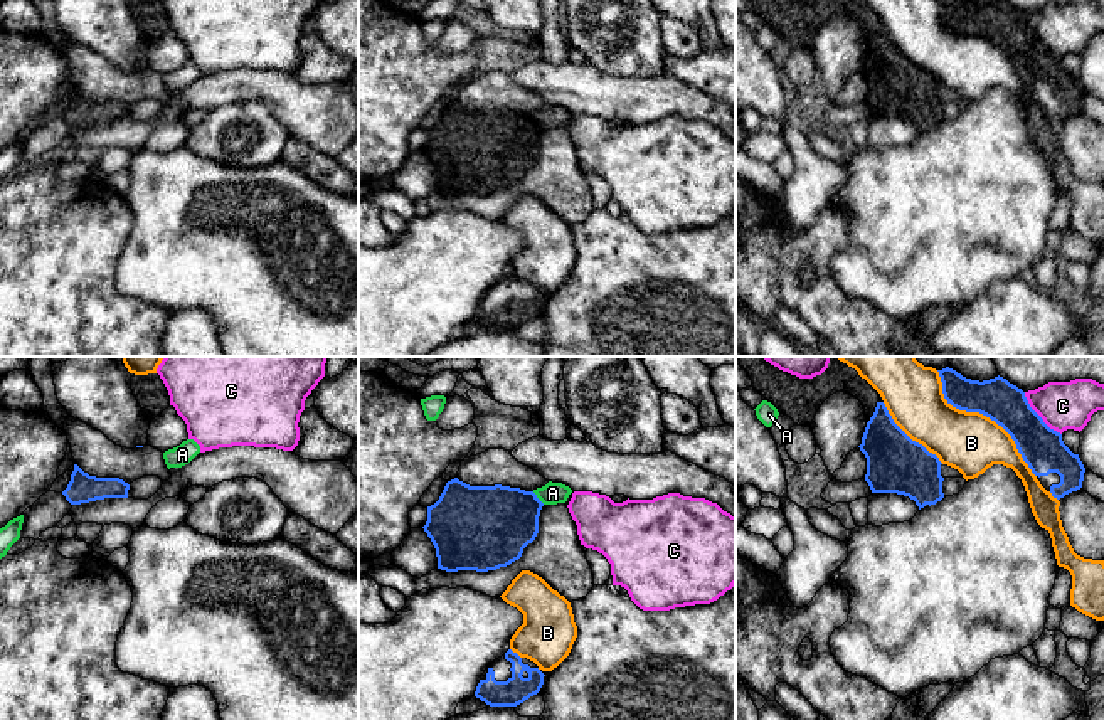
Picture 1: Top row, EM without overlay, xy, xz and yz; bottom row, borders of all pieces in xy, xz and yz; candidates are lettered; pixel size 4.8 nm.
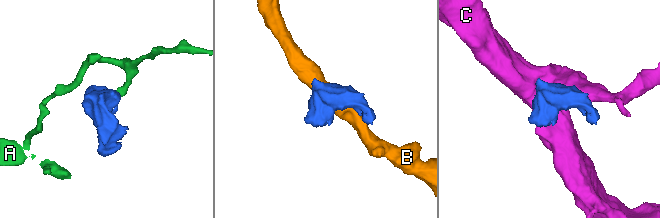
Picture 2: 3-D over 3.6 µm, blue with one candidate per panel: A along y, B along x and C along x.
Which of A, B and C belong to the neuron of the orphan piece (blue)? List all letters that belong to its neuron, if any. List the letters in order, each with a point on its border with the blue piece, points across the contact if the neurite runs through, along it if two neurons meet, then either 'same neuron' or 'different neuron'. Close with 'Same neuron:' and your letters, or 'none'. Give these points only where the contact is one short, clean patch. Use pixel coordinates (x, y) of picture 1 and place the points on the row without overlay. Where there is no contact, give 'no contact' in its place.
A: meets blue in xz at (537, 121); border along xz (532, 115), (544, 127); different neuron
B: meets blue in yz at (988, 39); different neuron
C: meets blue in yz at (1039, 39); different neuron
Same neuron: none

